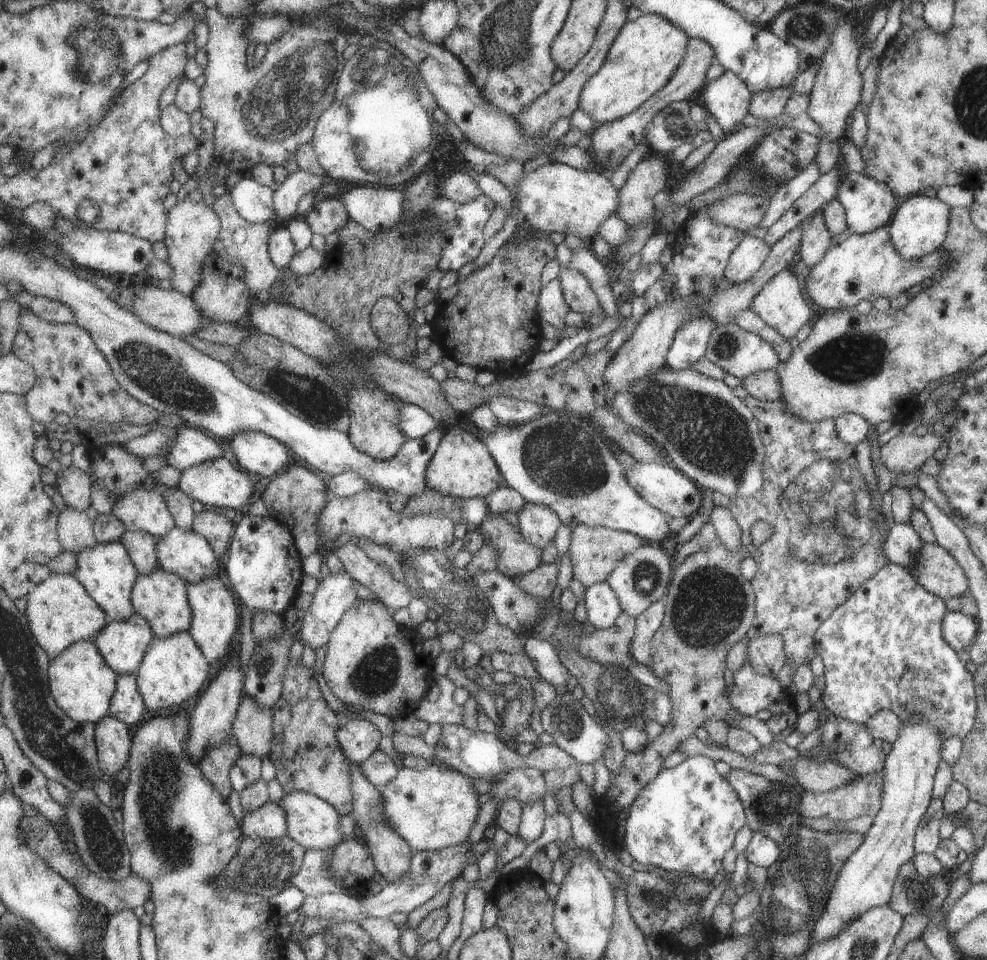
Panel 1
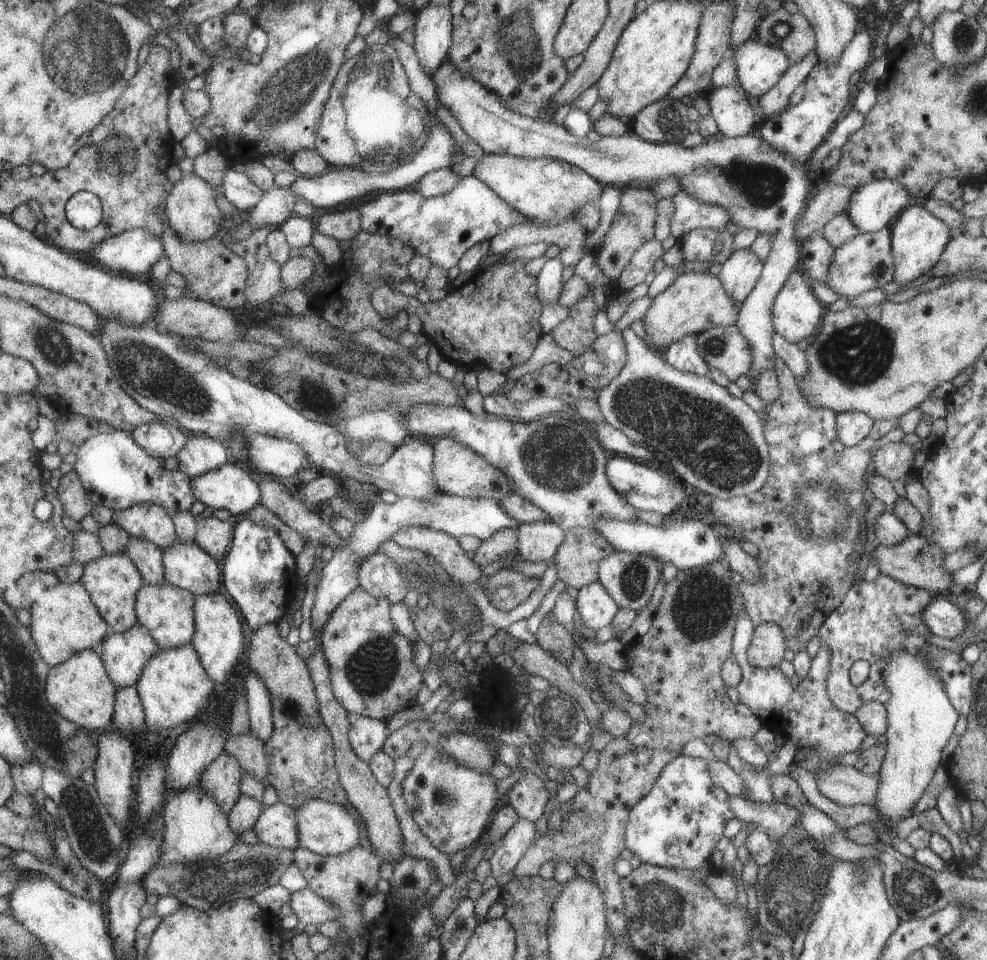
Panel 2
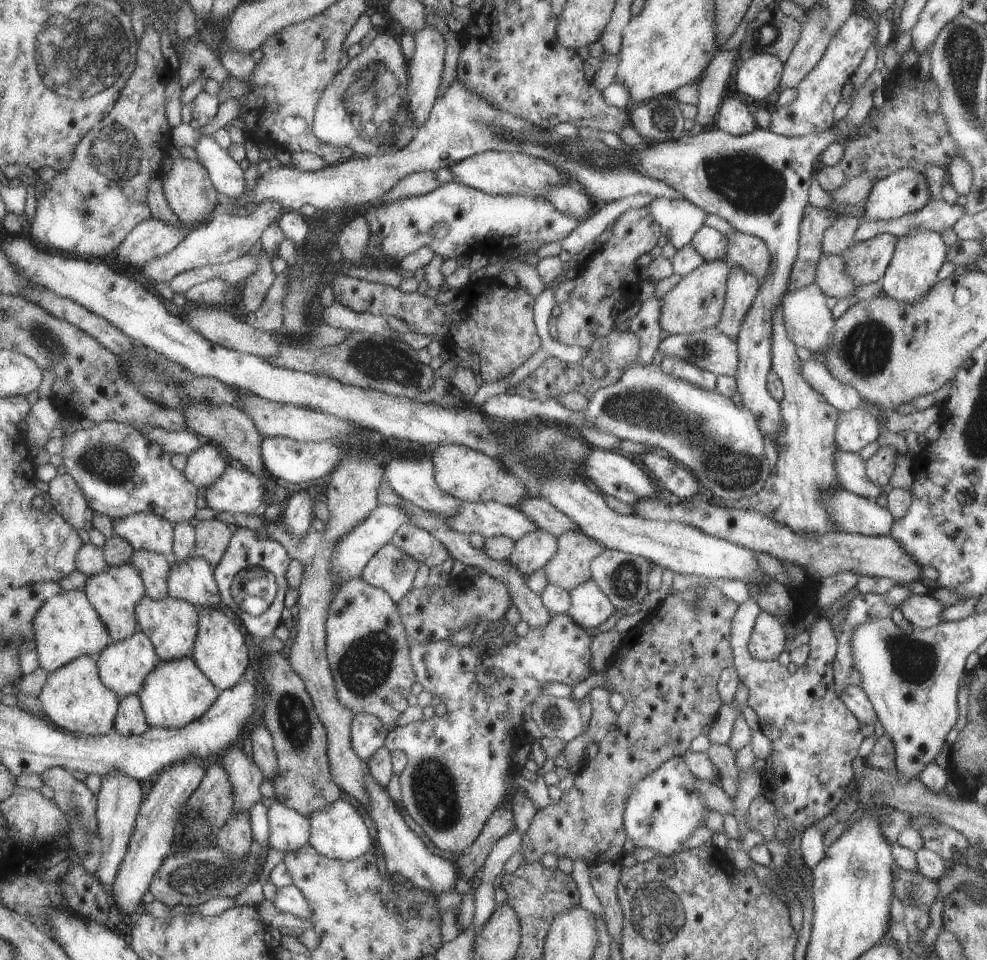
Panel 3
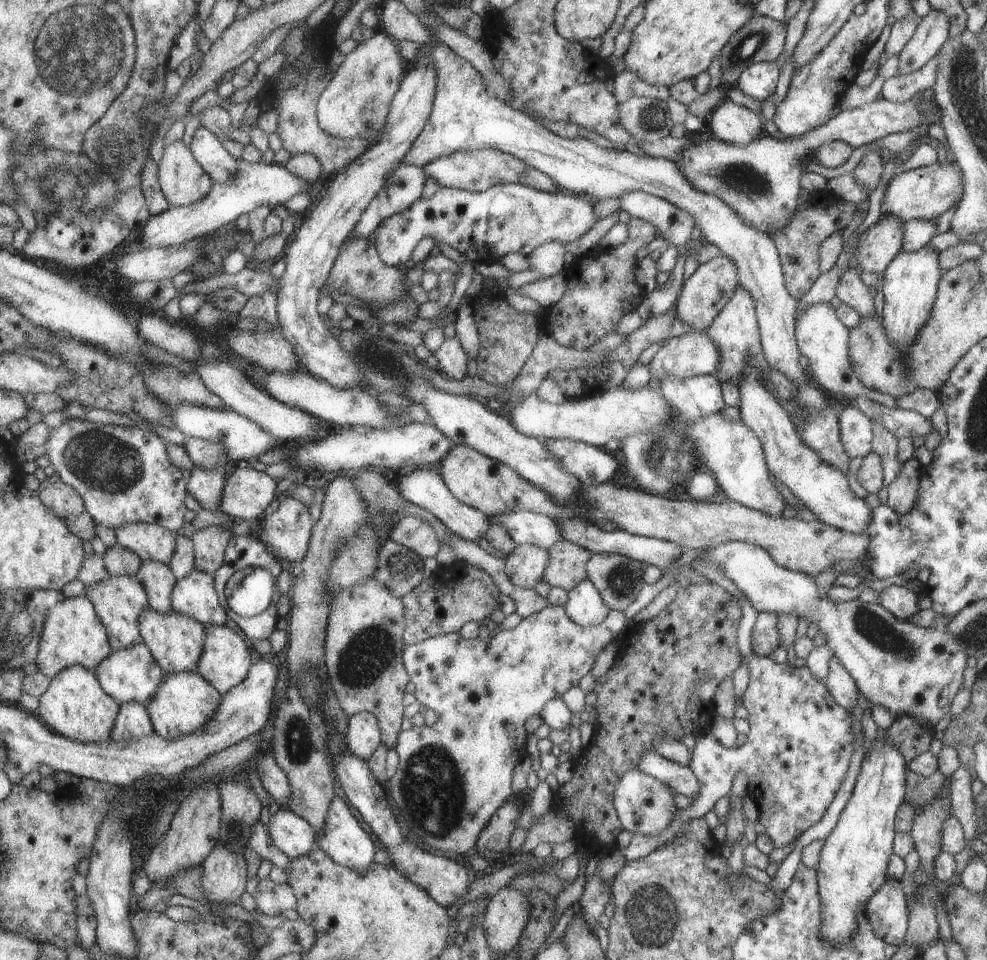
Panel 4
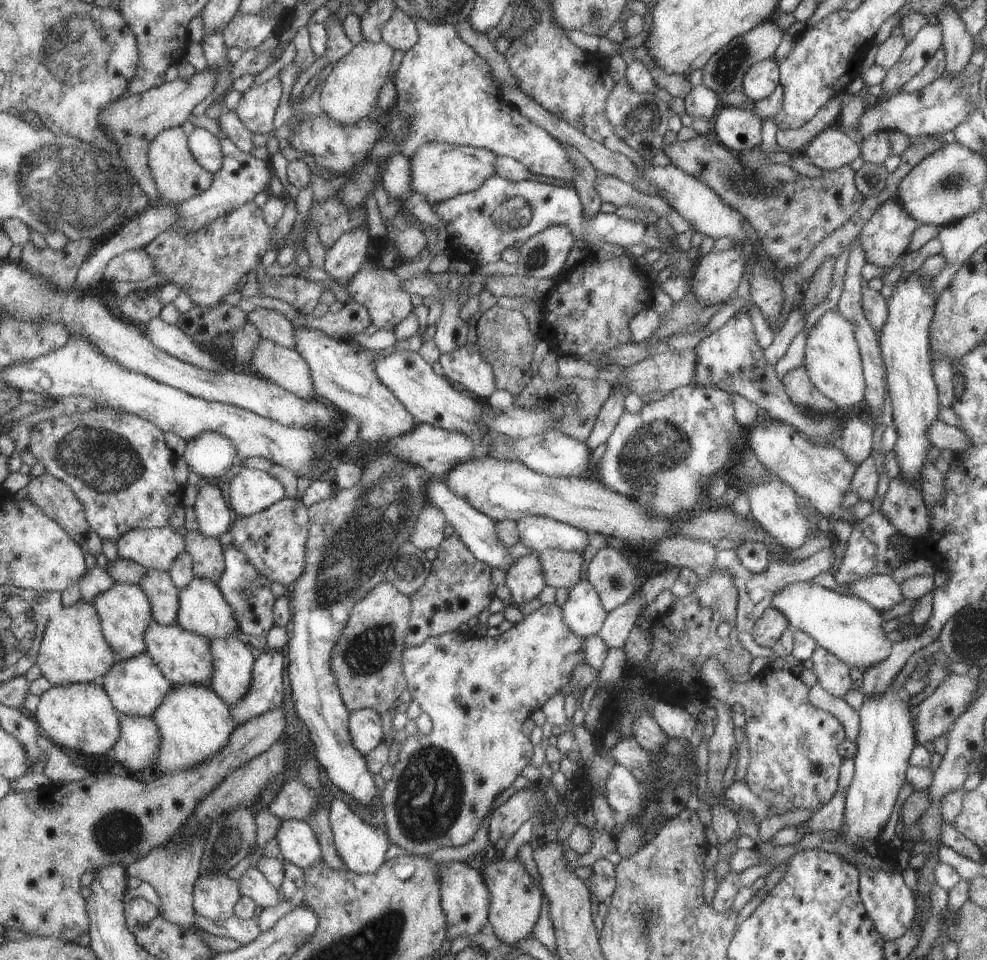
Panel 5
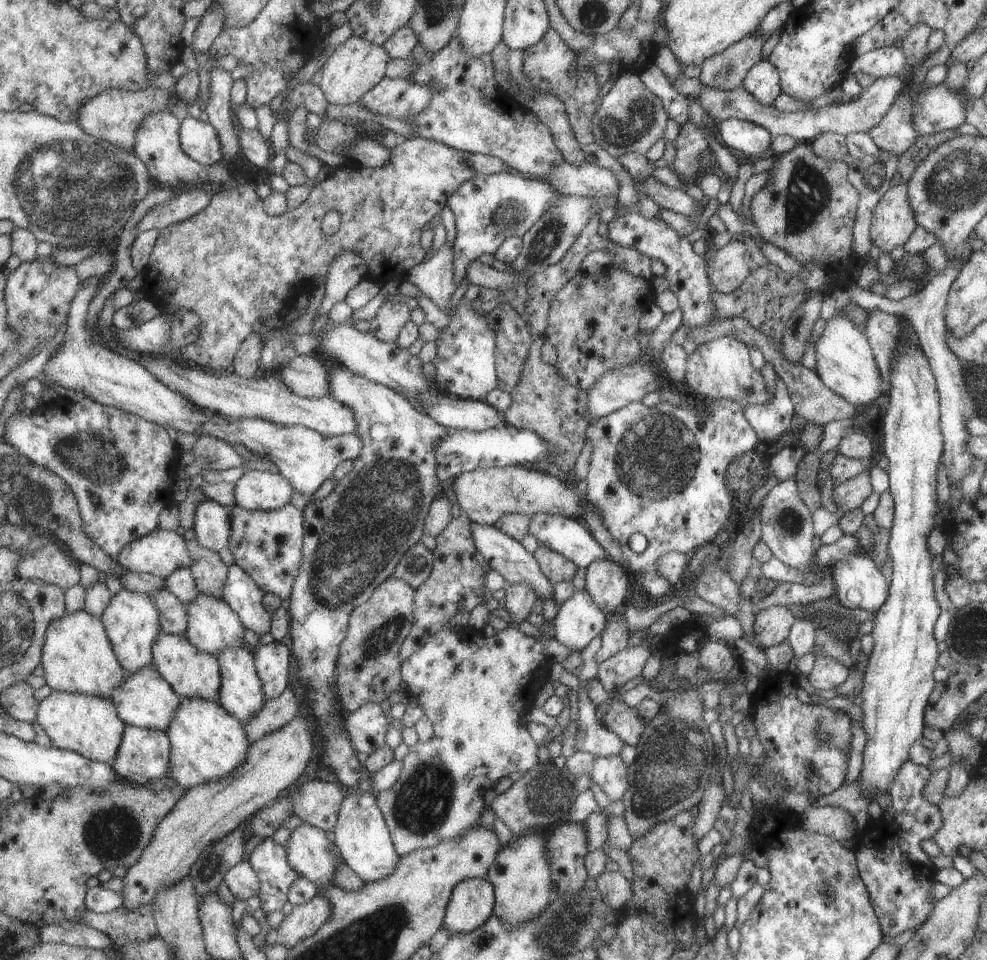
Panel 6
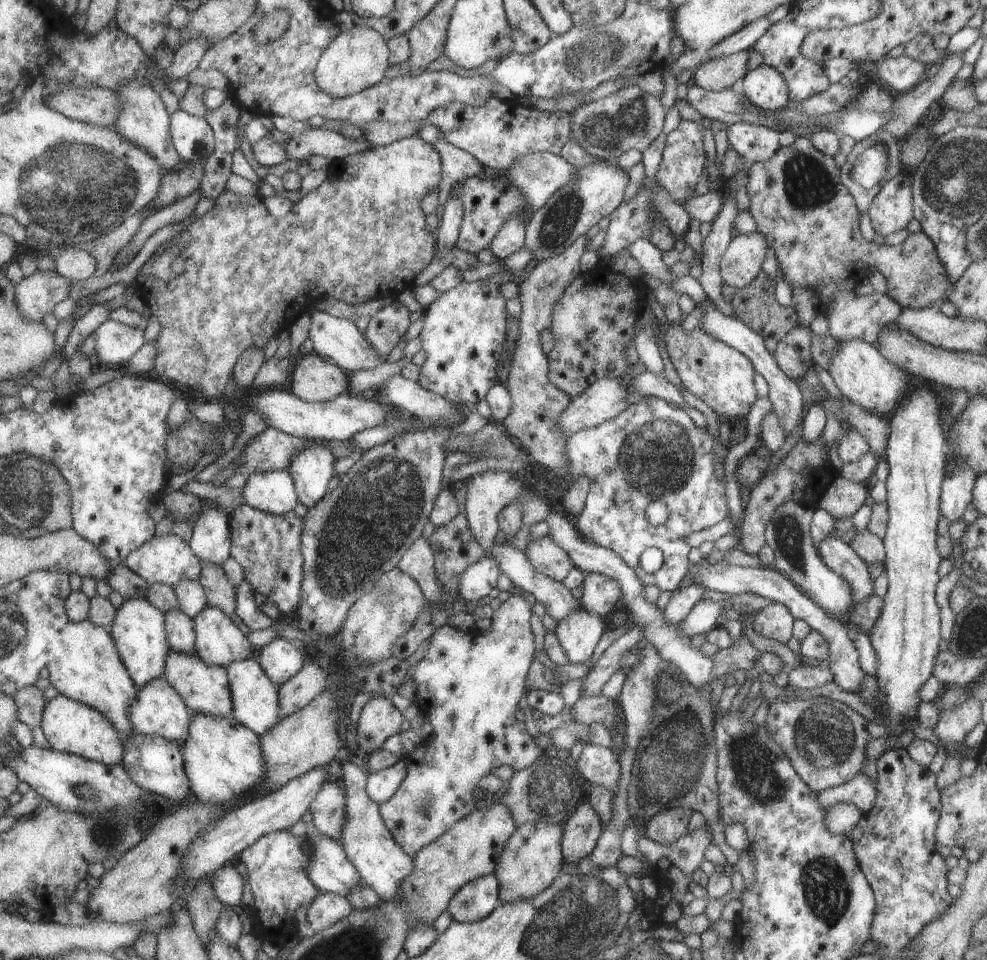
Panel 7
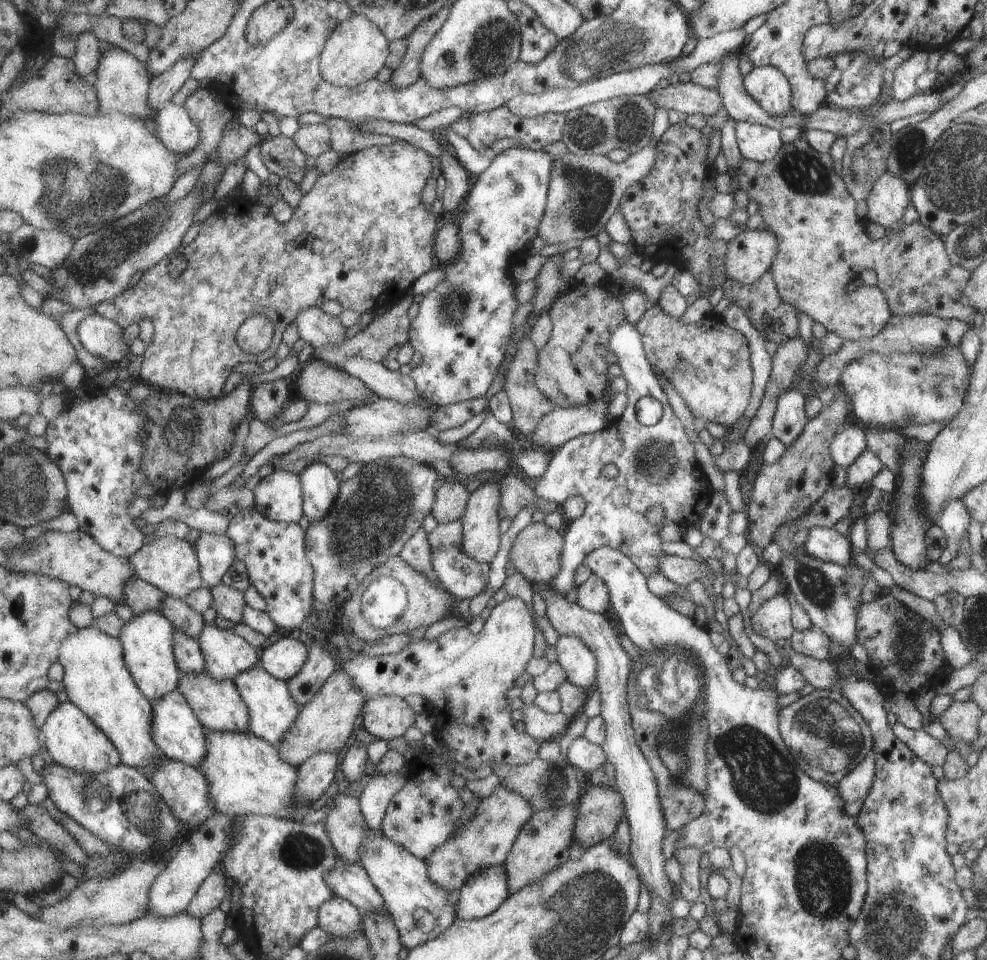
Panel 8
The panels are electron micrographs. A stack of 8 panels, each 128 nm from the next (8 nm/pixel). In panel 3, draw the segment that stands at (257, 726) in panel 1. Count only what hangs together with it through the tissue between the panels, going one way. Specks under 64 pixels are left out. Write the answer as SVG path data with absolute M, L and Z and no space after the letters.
M232 745L220 760L229 774L229 779L232 780L234 813L250 814L251 806L262 800L263 795L258 788L265 776L252 760L252 756L244 753L241 745Z

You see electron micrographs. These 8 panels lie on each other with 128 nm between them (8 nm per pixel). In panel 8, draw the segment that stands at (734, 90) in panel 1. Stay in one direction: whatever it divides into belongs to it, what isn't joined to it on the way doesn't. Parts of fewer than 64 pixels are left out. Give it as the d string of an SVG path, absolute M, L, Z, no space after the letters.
M735 121L737 143L744 159L765 163L779 154L782 132L746 121Z

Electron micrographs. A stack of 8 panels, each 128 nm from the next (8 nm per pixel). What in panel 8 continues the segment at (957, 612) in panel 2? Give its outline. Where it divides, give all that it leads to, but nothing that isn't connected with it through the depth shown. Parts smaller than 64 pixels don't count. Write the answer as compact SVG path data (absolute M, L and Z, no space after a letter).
M813 527L802 548L813 557L843 567L852 565L851 542L836 528Z

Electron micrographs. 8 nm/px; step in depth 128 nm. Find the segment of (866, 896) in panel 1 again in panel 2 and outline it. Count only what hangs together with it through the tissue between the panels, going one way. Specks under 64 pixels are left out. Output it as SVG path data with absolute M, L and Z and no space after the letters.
M897 651L888 658L889 664L883 671L883 677L889 686L891 698L886 703L888 726L887 754L883 758L880 780L877 788L877 799L873 806L886 821L888 830L897 834L890 827L904 818L914 814L914 806L926 786L930 784L944 746L948 744L958 711L951 703L943 682L927 667L923 654L910 654L908 651Z

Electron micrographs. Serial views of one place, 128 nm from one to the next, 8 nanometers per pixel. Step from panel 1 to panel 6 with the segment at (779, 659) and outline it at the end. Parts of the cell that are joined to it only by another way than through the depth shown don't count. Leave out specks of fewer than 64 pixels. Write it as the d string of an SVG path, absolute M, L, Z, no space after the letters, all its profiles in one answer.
M782 605L760 609L753 622L755 640L766 649L786 641L796 619L792 611Z

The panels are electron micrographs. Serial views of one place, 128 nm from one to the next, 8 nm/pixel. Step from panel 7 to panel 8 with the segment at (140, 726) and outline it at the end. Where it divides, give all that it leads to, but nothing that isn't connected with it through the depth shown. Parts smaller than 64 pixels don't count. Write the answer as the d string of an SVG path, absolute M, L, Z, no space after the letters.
M178 688L151 701L151 735L166 759L174 759L196 767L207 755L207 734L202 721L188 704L187 697Z

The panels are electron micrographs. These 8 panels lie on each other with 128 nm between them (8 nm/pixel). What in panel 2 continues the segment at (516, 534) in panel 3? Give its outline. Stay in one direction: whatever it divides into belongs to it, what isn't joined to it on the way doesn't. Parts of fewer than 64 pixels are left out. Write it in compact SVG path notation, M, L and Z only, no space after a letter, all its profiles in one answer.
M436 493L429 499L402 497L393 503L382 500L372 508L371 515L363 523L354 523L354 532L339 542L331 560L324 564L321 578L316 587L314 606L311 610L311 622L315 630L324 630L331 620L336 607L343 602L355 589L360 588L358 569L363 558L378 550L378 546L390 540L401 527L425 526L426 528L444 531L456 538L468 534L480 540L490 539L501 528L517 528L520 522L514 520L494 499L473 499L448 493Z

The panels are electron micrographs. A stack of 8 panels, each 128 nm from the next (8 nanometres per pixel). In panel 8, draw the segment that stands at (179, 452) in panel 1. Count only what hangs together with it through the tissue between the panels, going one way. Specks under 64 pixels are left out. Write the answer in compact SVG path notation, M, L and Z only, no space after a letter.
M199 531L194 544L200 563L202 587L211 588L221 582L226 571L235 561L235 544L224 533Z

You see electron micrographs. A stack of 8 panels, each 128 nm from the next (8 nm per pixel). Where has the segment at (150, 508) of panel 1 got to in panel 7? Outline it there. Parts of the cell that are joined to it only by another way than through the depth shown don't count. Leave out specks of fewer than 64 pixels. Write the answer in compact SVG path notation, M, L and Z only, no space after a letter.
M172 532L163 537L153 537L152 540L147 540L140 548L132 552L125 562L148 583L162 583L173 588L184 579L199 580L203 570L201 560L194 554L188 541Z

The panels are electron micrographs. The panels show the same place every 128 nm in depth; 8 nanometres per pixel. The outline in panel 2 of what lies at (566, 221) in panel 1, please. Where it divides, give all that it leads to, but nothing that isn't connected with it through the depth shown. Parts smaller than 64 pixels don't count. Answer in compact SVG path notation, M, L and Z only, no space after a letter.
M484 153L472 176L484 181L509 205L541 227L555 227L575 218L575 211L587 203L598 202L604 185L584 169L567 162L540 157L525 159Z

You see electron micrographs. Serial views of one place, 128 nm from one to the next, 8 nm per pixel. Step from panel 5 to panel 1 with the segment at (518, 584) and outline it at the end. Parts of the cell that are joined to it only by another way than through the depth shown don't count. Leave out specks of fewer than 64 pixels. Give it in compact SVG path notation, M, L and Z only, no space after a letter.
M526 501L518 513L517 524L529 543L544 548L556 536L560 517L550 506Z

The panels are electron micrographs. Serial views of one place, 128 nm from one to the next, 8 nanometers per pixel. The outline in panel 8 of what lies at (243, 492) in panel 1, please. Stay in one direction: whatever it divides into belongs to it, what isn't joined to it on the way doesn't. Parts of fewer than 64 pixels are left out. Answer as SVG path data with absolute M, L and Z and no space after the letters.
M274 468L258 484L251 484L254 508L273 521L298 523L303 511L303 485L298 474Z

